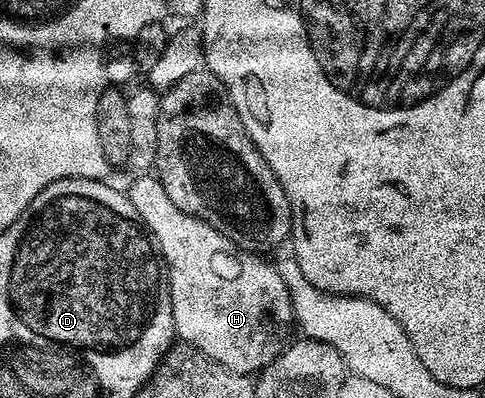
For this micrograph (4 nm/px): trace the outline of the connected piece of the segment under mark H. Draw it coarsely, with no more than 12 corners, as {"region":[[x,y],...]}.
{"region":[[127,187],[169,276],[176,338],[260,373],[295,323],[283,277],[183,213]]}

